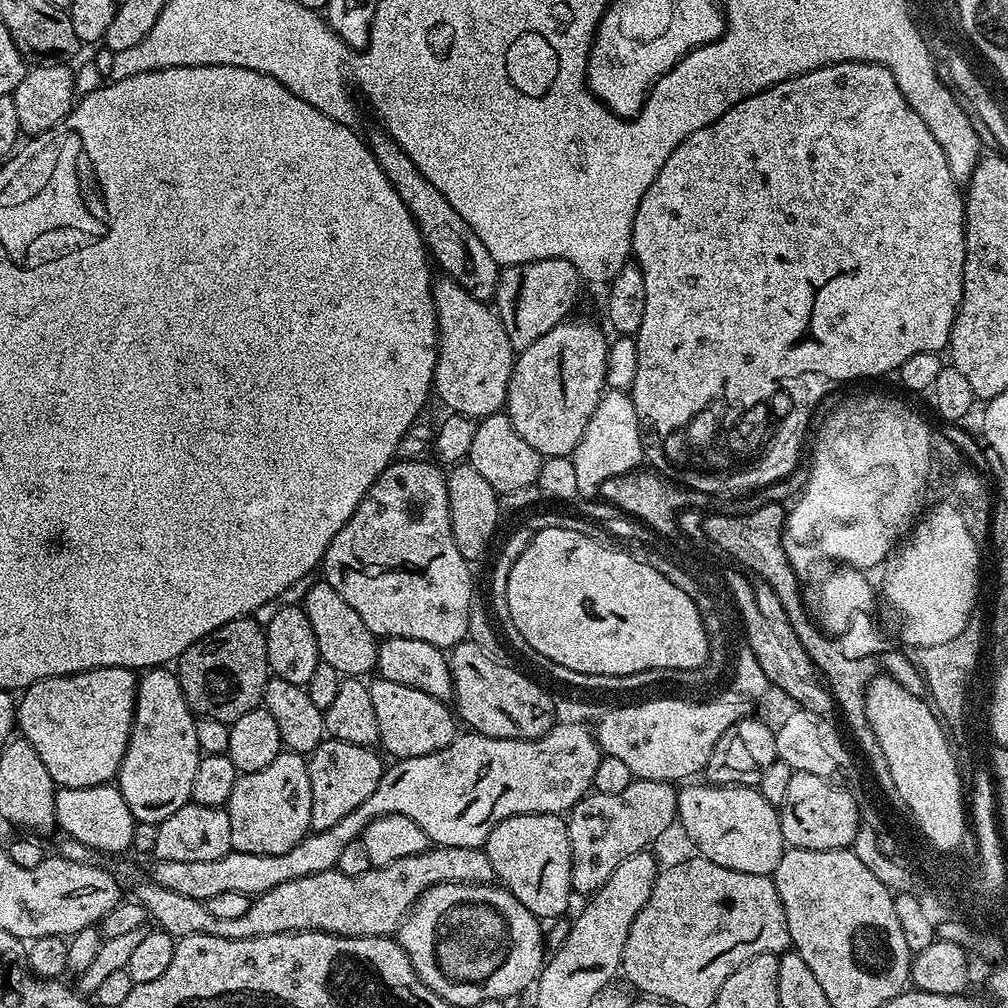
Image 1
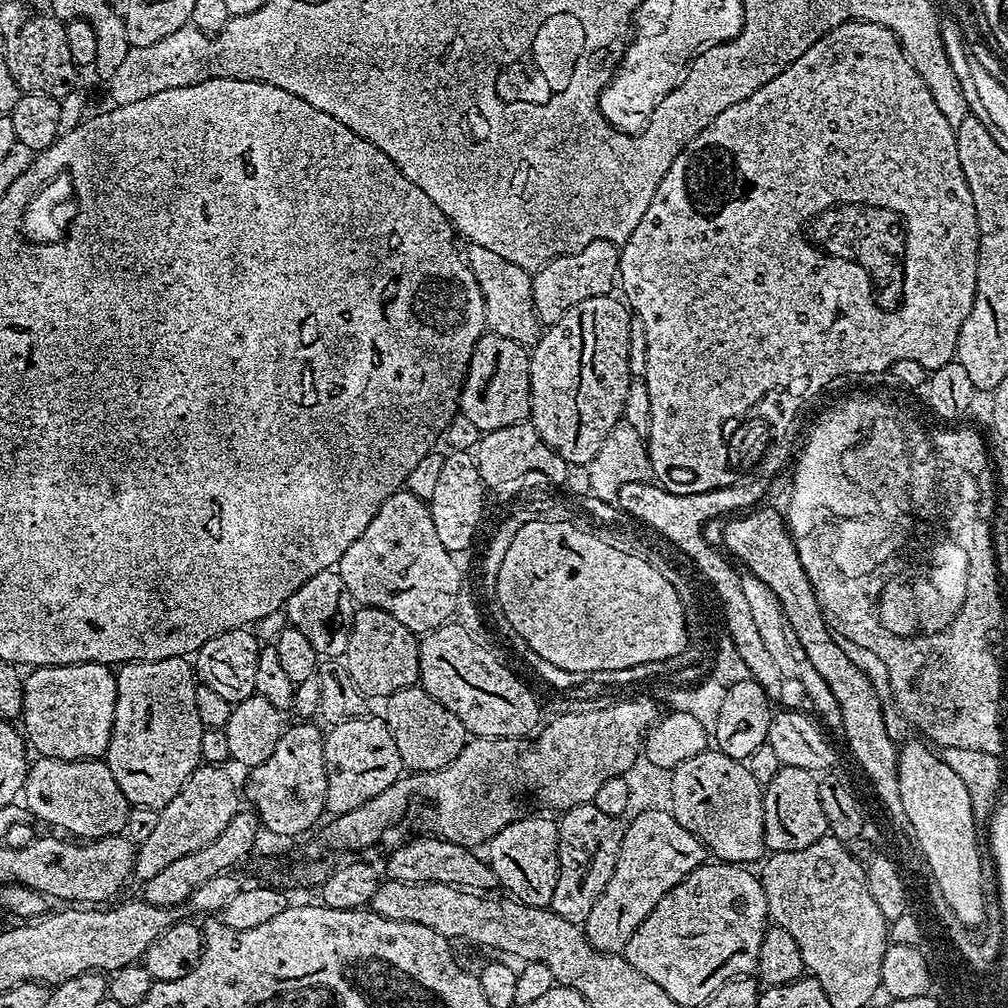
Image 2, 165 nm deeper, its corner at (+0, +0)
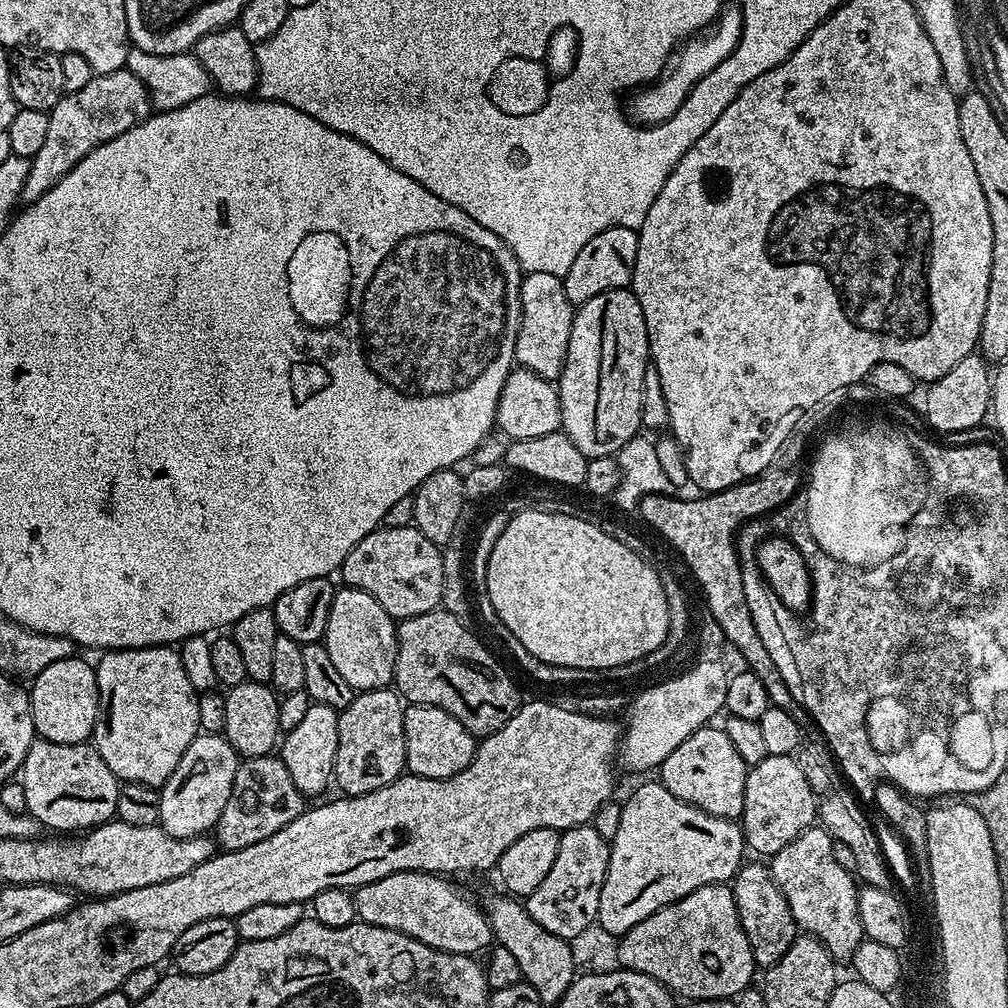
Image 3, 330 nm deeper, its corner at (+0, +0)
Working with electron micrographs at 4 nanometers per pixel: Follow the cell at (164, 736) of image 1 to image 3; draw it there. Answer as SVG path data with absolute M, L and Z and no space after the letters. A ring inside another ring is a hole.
M175 647L163 648L118 648L103 653L100 661L95 661L96 681L100 695L100 712L91 734L94 747L110 766L116 779L121 782L138 782L159 789L174 774L174 766L182 762L186 746L201 735L198 722L198 702L200 696L190 686L186 670L182 670L180 653Z

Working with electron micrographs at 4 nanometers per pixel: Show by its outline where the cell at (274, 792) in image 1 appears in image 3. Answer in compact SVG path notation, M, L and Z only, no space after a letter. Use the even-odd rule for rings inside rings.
M309 703L306 715L294 730L290 730L283 737L278 748L281 762L290 772L294 786L305 798L312 798L319 792L324 792L334 780L336 770L336 755L338 754L338 718L340 712L325 704Z

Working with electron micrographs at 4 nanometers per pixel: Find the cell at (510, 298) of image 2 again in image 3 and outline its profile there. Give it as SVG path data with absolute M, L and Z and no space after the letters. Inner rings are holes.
M529 272L520 282L522 318L516 335L515 363L553 382L559 381L560 371L566 362L566 350L570 342L570 326L574 305L566 298L563 279L554 274Z

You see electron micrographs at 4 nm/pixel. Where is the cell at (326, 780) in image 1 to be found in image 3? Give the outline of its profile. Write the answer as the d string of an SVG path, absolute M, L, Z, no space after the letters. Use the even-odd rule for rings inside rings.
M386 687L353 695L350 706L342 709L338 718L334 784L343 795L365 796L400 779L406 768L405 707L400 693Z

